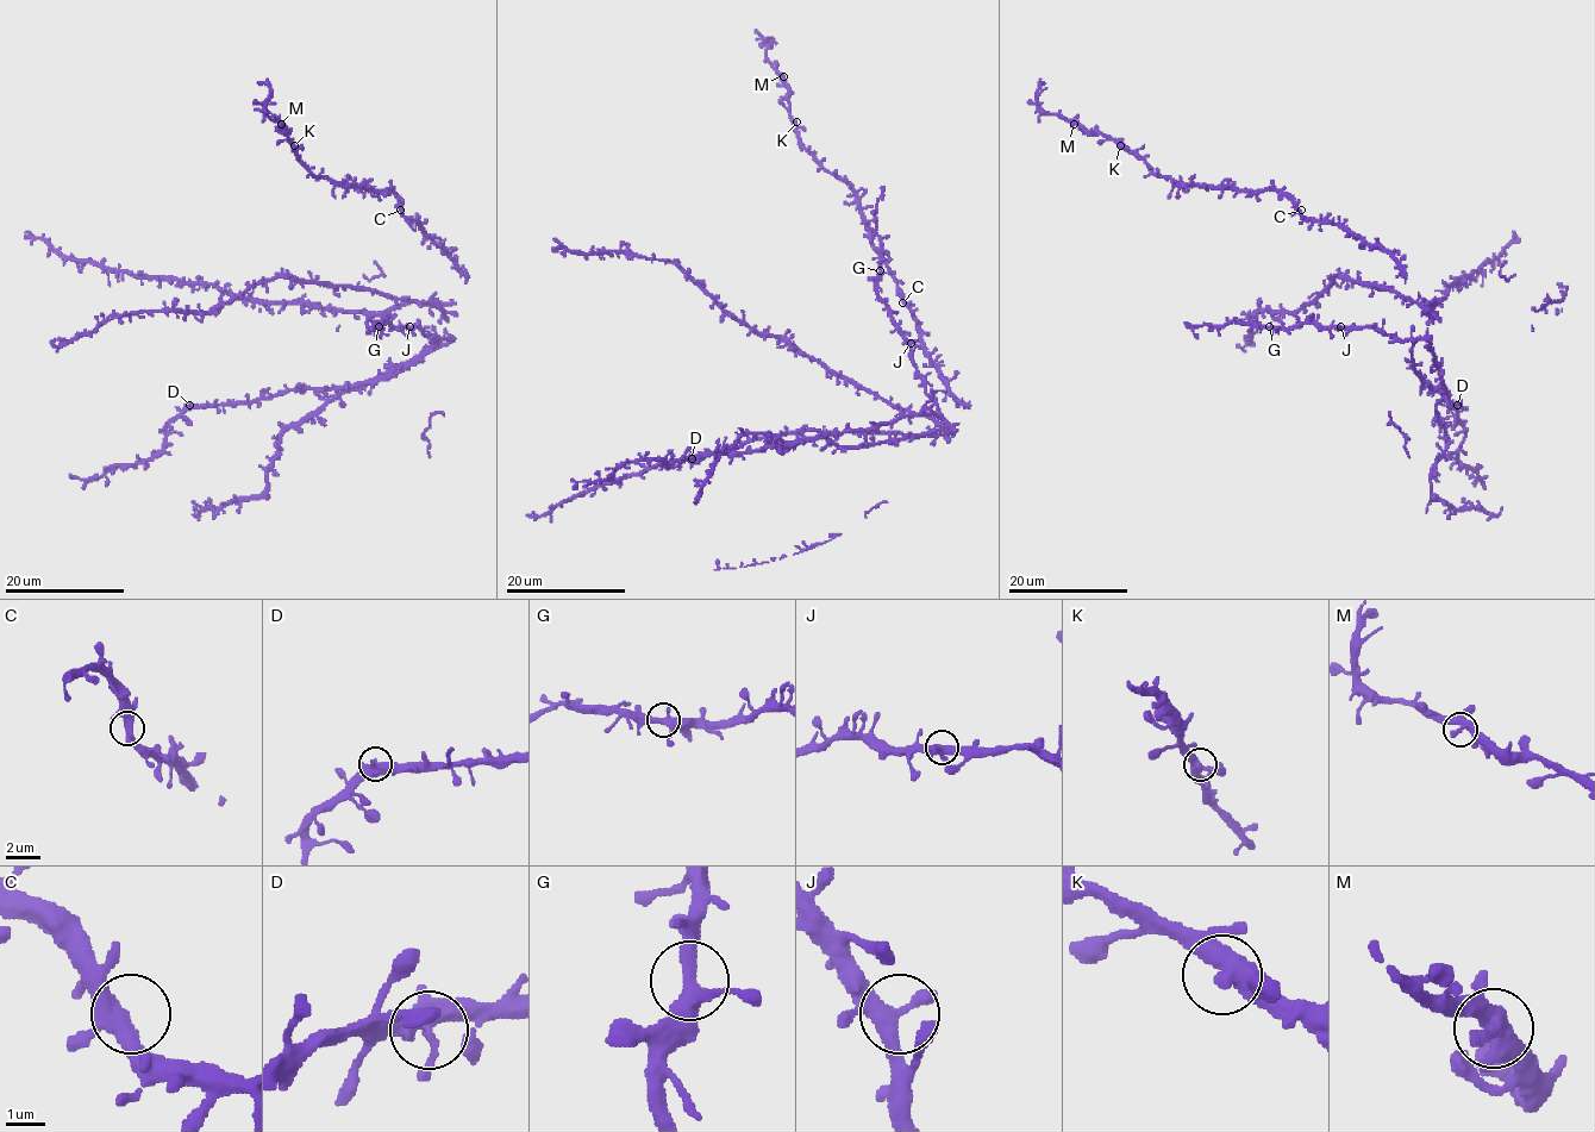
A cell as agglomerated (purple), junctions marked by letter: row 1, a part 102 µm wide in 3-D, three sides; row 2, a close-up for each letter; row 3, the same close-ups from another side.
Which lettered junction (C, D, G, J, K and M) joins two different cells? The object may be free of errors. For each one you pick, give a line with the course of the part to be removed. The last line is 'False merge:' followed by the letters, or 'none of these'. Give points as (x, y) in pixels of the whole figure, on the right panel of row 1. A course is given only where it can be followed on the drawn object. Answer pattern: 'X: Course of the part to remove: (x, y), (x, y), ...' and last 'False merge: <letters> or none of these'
False merge: none of these

